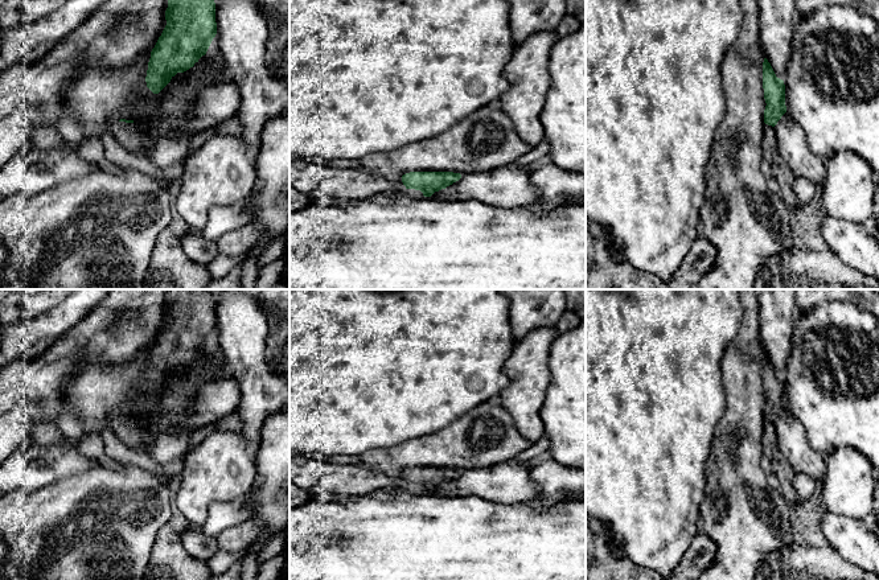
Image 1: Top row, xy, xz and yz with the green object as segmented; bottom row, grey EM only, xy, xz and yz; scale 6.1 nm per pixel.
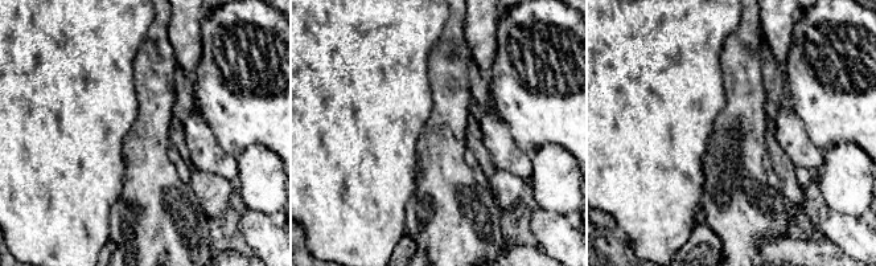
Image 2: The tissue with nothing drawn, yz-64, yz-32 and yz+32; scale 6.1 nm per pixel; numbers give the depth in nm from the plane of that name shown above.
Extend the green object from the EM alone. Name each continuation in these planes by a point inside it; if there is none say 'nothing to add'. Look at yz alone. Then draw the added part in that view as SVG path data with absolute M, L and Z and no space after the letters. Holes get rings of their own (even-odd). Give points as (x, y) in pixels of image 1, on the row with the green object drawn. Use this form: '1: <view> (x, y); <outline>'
1: yz (780, 171); M764 124L764 136L761 140L761 148L763 148L763 156L764 160L768 161L772 169L772 176L776 178L779 188L780 188L780 196L785 205L789 209L793 209L797 211L798 203L797 198L793 193L793 181L794 176L790 172L789 166L783 160L781 155L777 151L777 140L775 135L775 127Z

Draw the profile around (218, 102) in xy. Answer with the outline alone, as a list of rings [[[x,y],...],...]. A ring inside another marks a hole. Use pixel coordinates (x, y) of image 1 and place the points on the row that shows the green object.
[[[230,77],[205,87],[182,114],[182,123],[171,128],[168,136],[194,136],[235,116],[242,96],[235,81]]]

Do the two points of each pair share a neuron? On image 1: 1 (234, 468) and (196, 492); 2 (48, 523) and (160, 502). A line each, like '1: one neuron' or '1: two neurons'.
1: one neuron
2: one neuron

